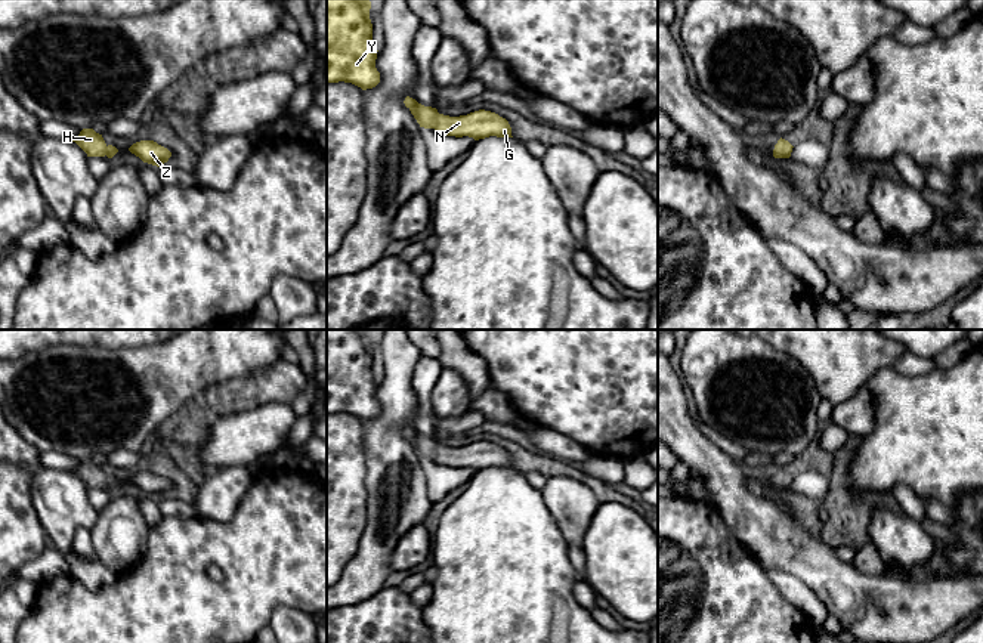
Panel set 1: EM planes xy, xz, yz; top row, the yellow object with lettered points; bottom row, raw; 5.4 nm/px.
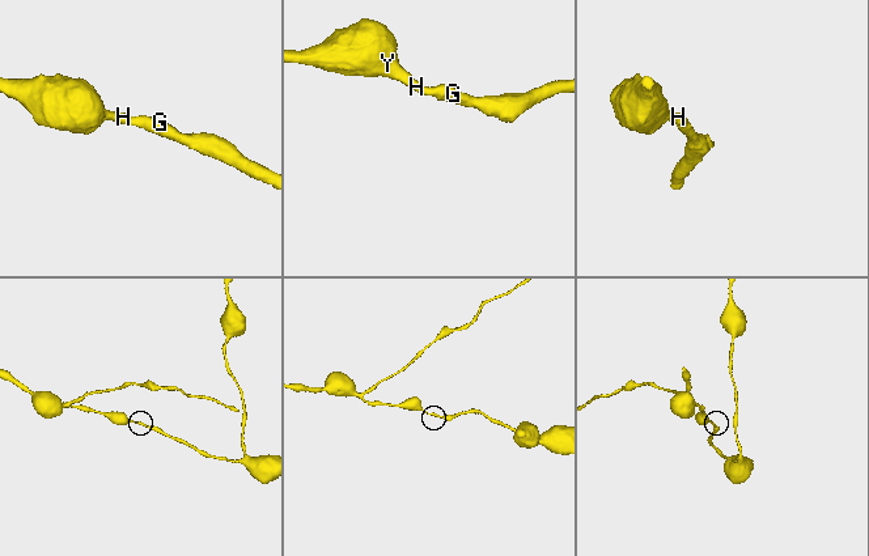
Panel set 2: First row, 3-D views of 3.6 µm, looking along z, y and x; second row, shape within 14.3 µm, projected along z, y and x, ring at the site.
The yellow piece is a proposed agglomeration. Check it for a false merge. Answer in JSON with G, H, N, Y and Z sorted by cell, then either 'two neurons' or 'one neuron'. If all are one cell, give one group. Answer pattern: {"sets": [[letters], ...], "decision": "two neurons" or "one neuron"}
{"sets": [["G", "H", "N", "Y", "Z"]], "decision": "one neuron"}

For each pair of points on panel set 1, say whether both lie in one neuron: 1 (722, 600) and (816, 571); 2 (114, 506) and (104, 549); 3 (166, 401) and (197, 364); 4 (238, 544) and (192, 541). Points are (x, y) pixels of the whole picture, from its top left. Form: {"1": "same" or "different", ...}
{"1": "different", "2": "same", "3": "same", "4": "same"}

